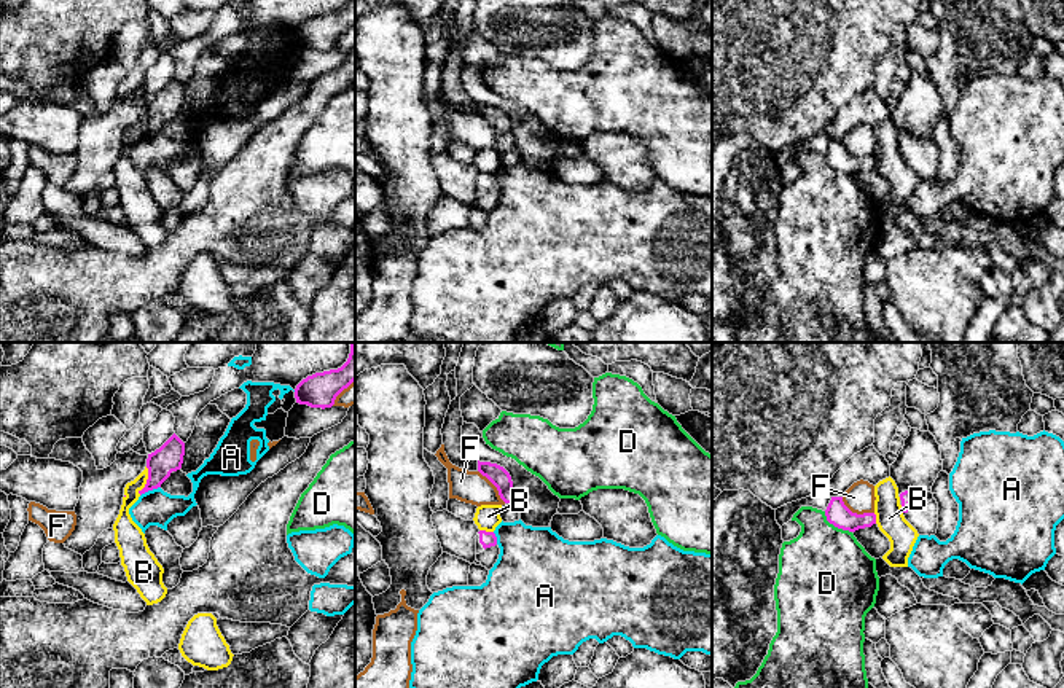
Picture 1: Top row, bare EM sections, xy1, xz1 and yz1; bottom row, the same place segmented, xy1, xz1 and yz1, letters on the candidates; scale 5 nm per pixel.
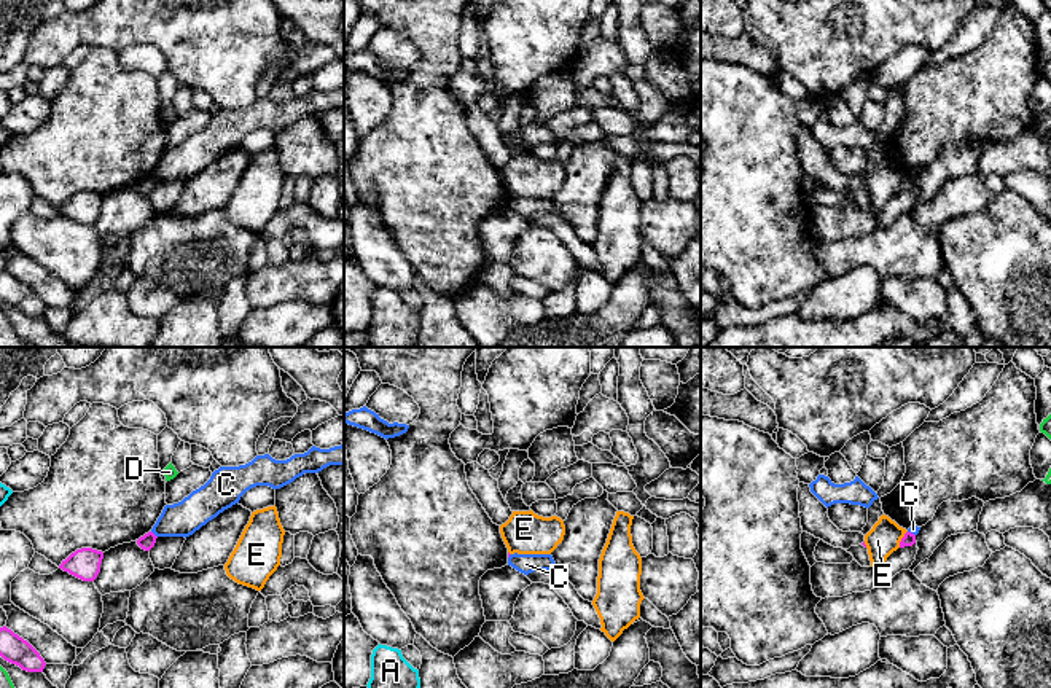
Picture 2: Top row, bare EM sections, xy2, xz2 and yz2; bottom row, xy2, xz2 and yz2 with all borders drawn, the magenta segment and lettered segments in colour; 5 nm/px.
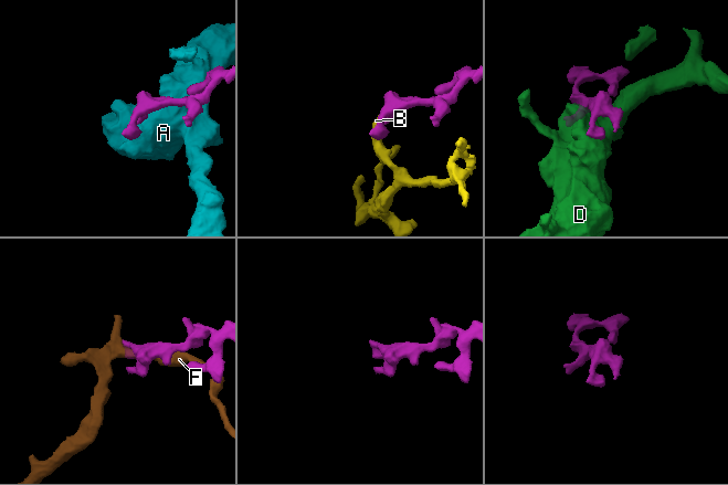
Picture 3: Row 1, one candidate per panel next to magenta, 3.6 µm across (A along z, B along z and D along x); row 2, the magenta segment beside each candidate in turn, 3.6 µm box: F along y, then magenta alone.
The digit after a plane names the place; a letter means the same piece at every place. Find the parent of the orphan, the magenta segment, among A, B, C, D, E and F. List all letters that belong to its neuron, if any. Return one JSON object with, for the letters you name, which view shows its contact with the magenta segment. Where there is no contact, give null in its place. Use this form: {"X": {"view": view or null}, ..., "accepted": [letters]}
{"accepted": []}

